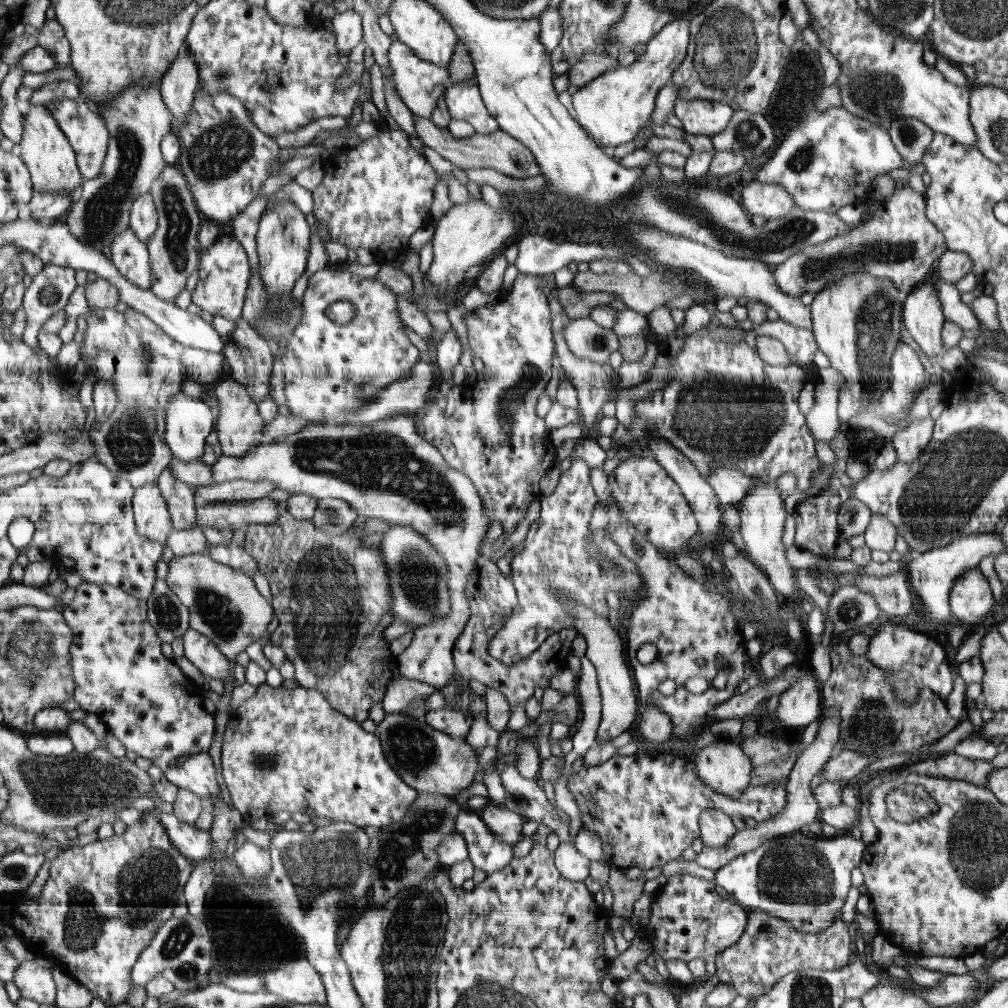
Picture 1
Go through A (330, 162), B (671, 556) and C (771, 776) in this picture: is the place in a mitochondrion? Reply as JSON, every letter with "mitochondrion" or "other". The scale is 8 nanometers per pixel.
{"A":"other","B":"other","C":"other"}

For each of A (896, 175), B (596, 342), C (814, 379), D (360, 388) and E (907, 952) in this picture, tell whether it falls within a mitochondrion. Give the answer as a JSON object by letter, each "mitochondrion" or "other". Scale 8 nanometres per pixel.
{"A":"other","B":"mitochondrion","C":"other","D":"mitochondrion","E":"other"}

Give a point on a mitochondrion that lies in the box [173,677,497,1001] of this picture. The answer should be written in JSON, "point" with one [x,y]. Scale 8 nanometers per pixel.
{"point":[315,864]}

